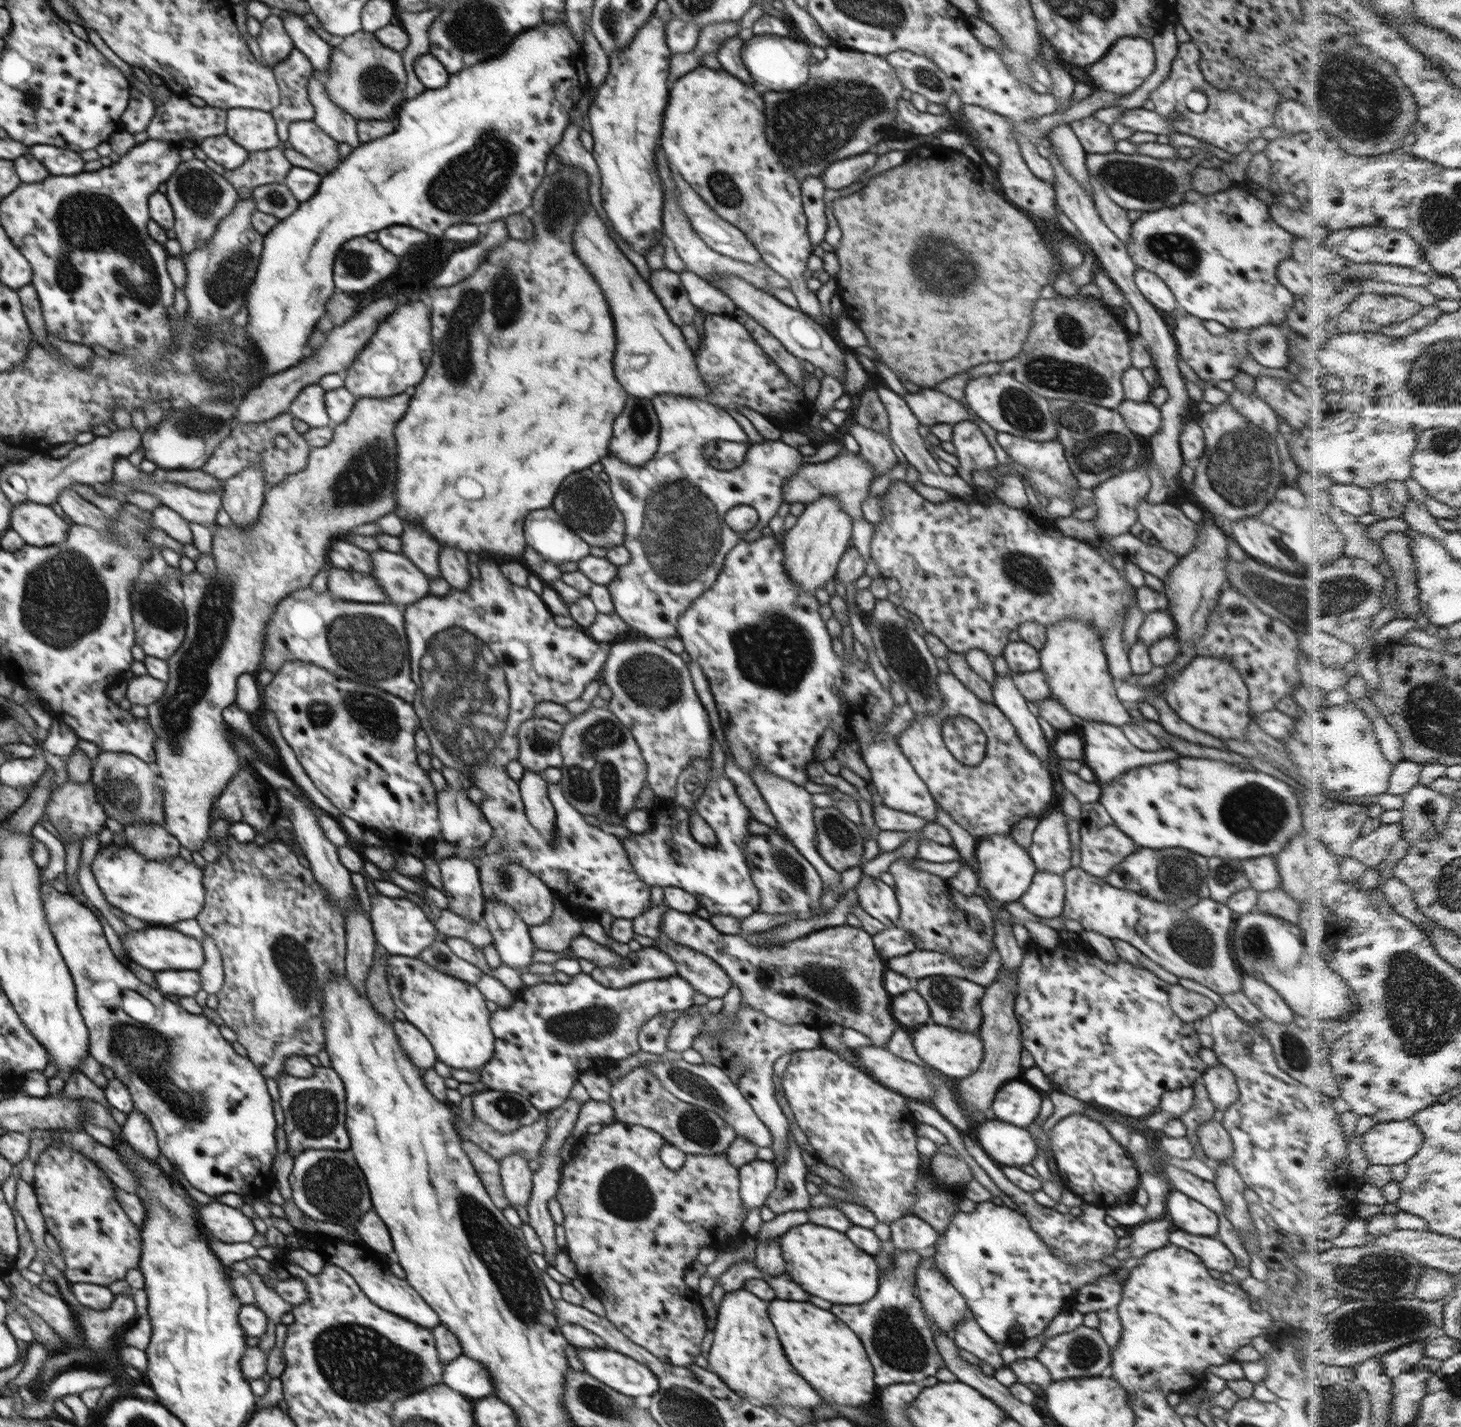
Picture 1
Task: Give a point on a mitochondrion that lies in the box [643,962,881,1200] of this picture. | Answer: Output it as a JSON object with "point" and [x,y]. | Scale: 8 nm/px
{"point":[707,1094]}

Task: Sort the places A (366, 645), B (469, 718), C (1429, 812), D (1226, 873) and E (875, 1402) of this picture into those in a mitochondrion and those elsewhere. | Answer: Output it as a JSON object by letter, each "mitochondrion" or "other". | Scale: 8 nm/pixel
{"A":"mitochondrion","B":"mitochondrion","C":"mitochondrion","D":"mitochondrion","E":"other"}

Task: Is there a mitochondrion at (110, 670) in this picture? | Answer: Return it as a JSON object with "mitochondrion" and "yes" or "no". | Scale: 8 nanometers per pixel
{"mitochondrion":"no"}

